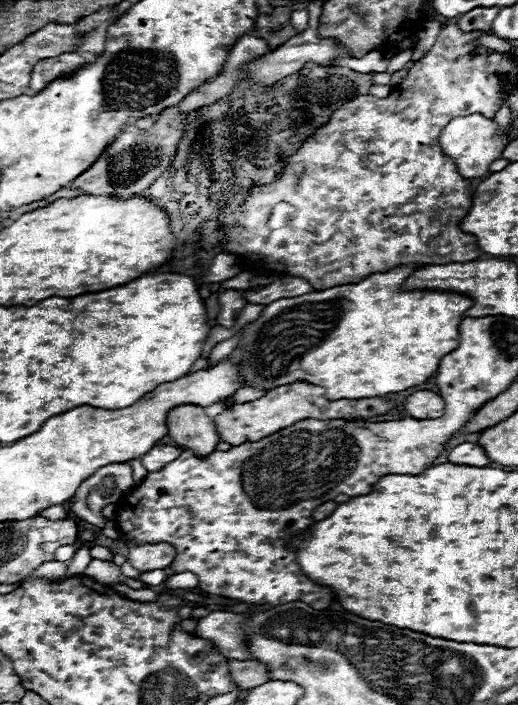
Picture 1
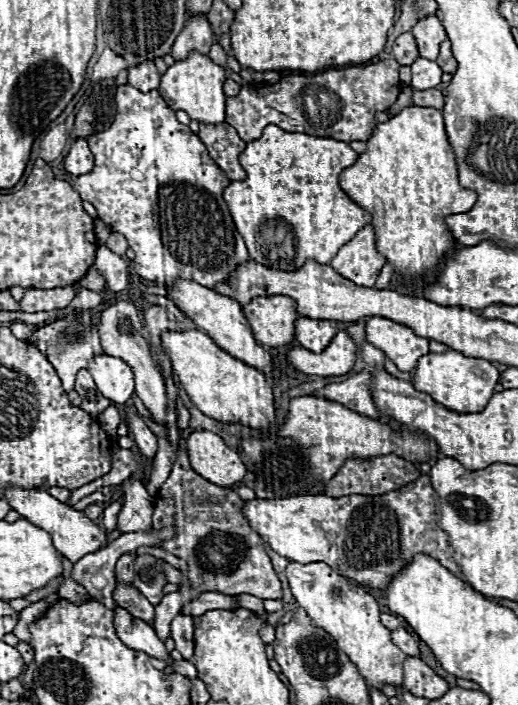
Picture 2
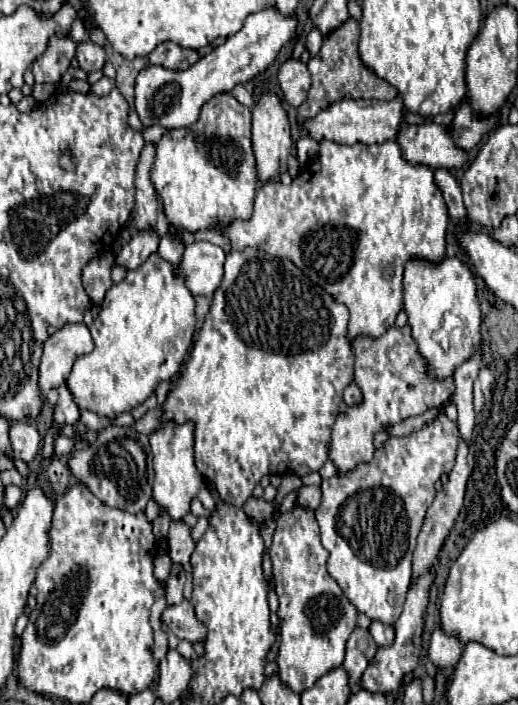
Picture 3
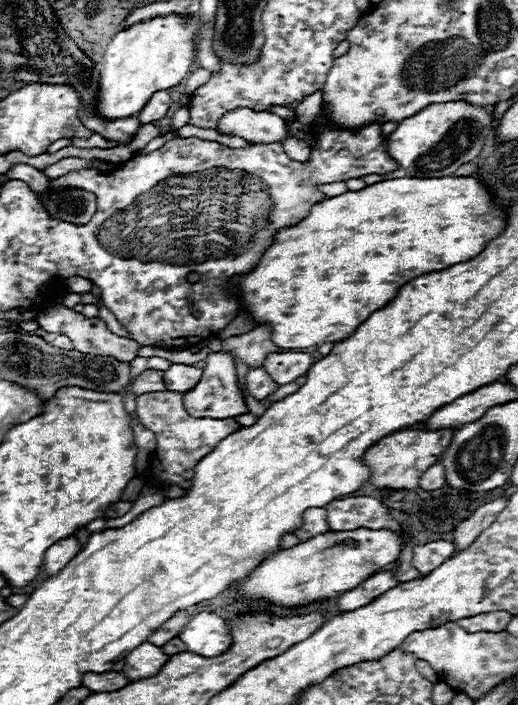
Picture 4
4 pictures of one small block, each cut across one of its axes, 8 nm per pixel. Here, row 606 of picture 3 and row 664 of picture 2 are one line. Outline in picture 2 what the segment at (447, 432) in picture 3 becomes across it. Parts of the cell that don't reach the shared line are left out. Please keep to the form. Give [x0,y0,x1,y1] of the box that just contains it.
[286,562,408,688]

